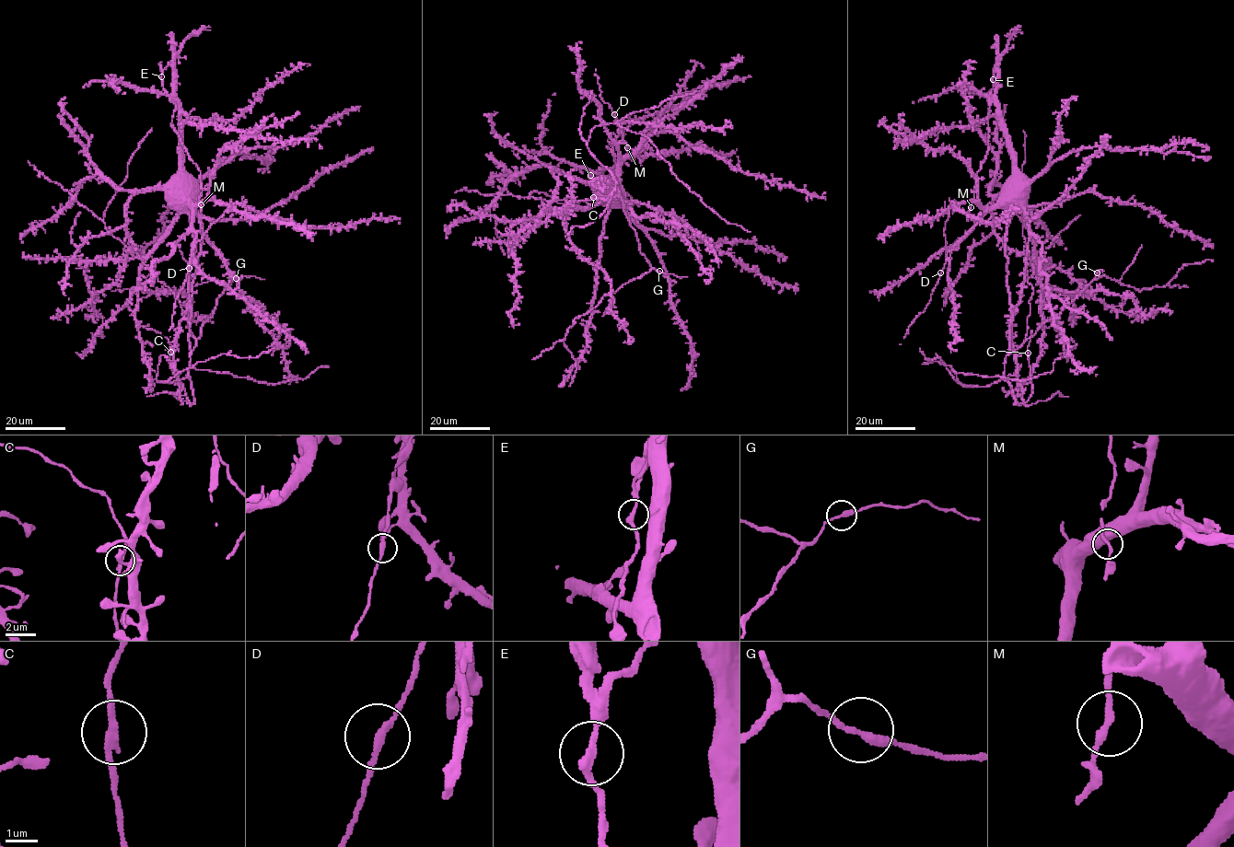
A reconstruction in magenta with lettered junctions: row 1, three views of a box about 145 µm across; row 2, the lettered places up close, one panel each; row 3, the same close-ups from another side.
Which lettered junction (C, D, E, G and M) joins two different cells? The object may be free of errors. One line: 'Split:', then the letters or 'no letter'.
Split: no letter

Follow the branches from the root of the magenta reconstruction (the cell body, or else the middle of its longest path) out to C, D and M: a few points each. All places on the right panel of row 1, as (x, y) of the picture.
C: (1006, 194), (1012, 319), (1004, 379), (1012, 396), (1023, 404), (1031, 393), (1028, 353)
D: (1006, 194), (952, 249), (940, 272)
M: (1006, 194), (1006, 182), (1012, 175), (1007, 133), (999, 107), (989, 98), (988, 151), (976, 175), (971, 207)

